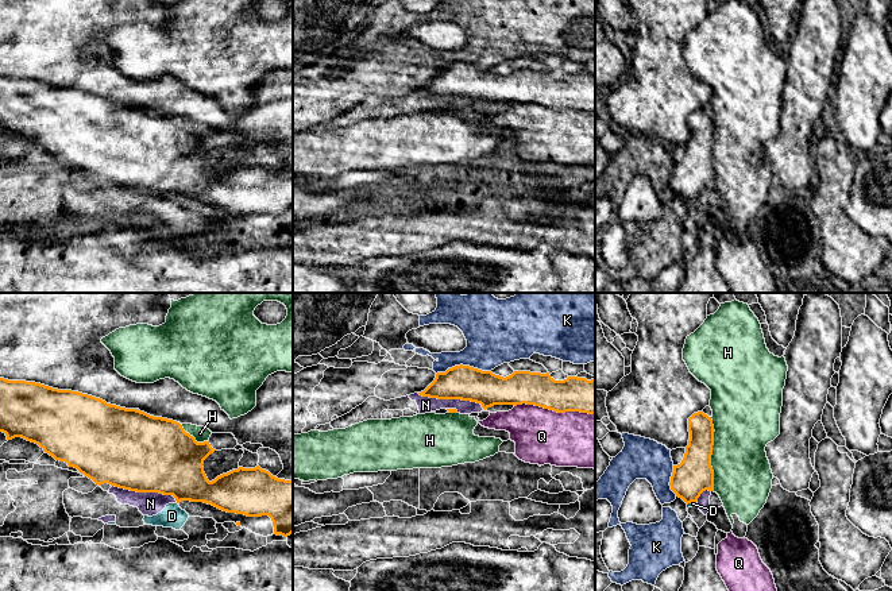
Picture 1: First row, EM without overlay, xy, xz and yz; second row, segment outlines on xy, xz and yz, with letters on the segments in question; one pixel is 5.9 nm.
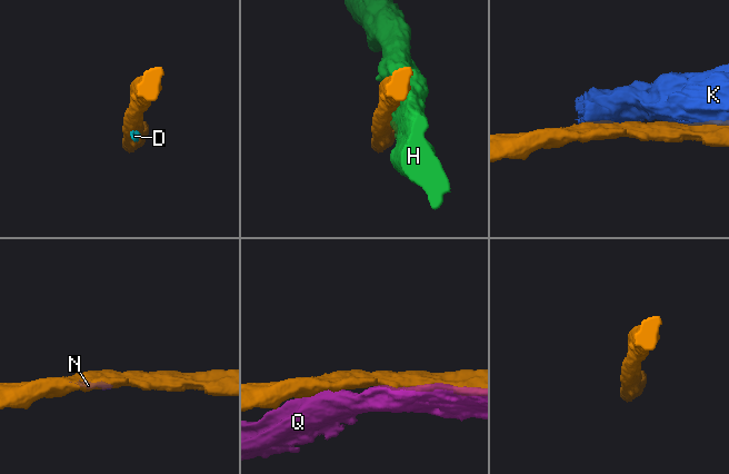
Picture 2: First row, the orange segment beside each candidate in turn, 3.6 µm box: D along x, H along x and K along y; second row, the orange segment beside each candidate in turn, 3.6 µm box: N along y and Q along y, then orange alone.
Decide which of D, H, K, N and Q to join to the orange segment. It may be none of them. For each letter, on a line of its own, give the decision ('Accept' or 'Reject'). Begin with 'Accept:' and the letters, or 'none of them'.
Accept: none of them
D: Reject
H: Reject
K: Reject
N: Reject
Q: Reject

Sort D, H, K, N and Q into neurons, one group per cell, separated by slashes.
D N / H / K / Q

